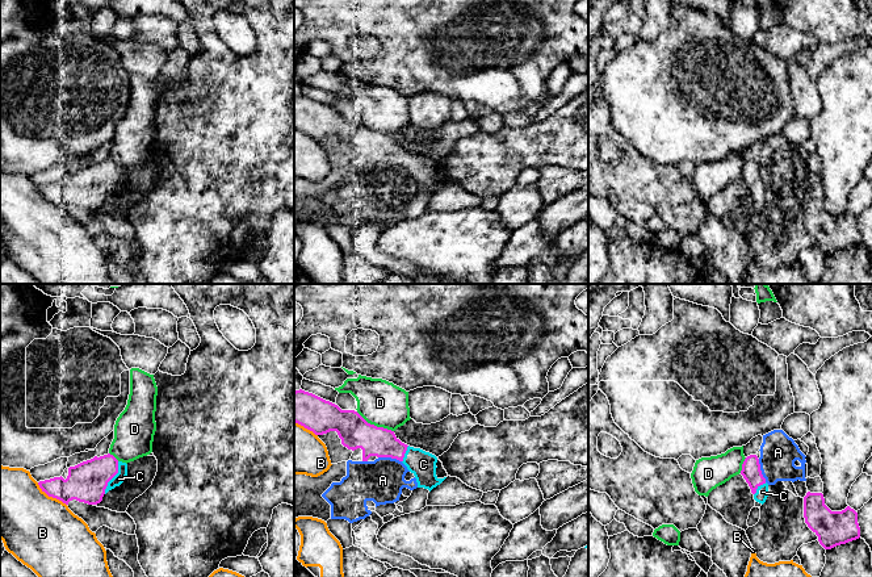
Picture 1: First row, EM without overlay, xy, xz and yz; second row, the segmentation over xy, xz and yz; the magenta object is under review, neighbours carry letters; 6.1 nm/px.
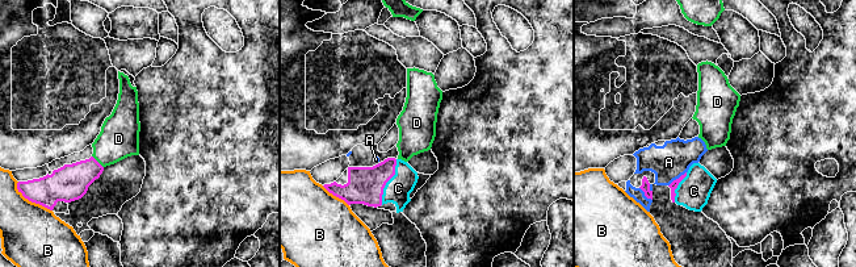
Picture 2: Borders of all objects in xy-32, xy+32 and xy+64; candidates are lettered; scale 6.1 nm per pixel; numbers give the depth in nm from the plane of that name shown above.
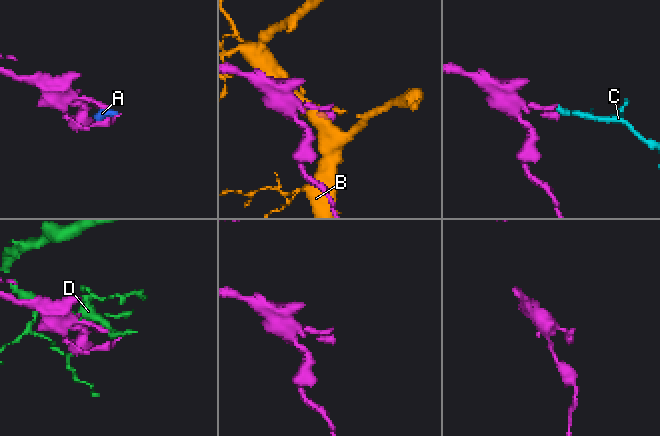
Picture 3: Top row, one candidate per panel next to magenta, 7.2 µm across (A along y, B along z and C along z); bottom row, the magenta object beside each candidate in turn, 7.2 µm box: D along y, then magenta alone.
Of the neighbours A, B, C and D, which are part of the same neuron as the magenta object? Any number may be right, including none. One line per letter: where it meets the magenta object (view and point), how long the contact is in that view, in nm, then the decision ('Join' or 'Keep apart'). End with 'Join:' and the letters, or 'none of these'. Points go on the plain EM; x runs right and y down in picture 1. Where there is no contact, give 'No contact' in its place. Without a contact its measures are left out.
A: Touches magenta at xz (390, 162). Shared border 150 nm. Keep apart
B: Touches magenta at xy (51, 201). Shared border 240 nm. Keep apart
C: Touches magenta at xy (113, 182). Shared border 220 nm. Join
D: Touches magenta at xz (373, 130). Shared border 260 nm. Keep apart
Join: C

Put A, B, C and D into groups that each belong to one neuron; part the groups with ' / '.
A / B / C / D

